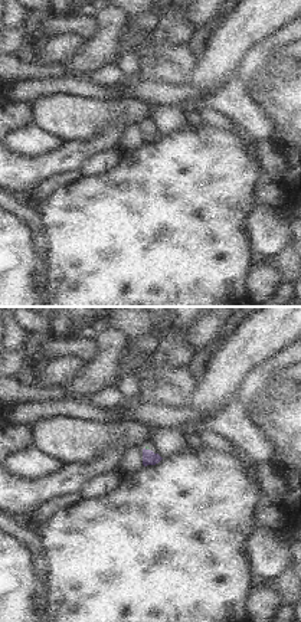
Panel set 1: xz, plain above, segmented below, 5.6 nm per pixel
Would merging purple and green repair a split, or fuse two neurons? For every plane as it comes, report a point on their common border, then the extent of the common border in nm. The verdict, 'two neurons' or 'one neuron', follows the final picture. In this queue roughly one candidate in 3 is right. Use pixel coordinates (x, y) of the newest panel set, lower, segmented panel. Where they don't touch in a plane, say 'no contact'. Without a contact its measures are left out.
meets purple at (147, 449); contact 30 nm long

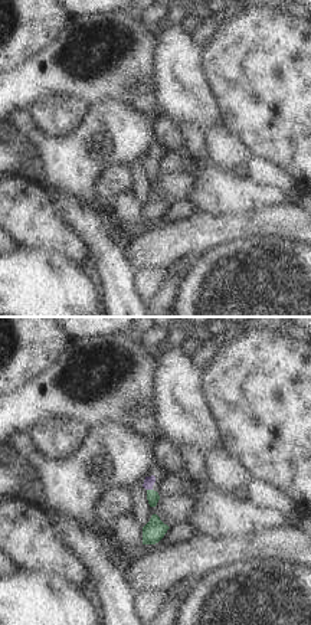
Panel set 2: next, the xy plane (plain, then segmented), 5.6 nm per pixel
meets purple at (150, 488); contact 30 nm long

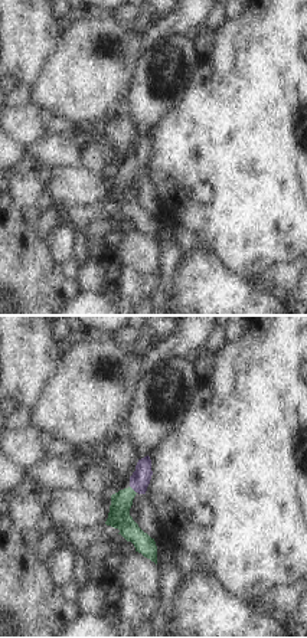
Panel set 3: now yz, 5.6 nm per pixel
meets purple at (133, 488); contact 60 nm long

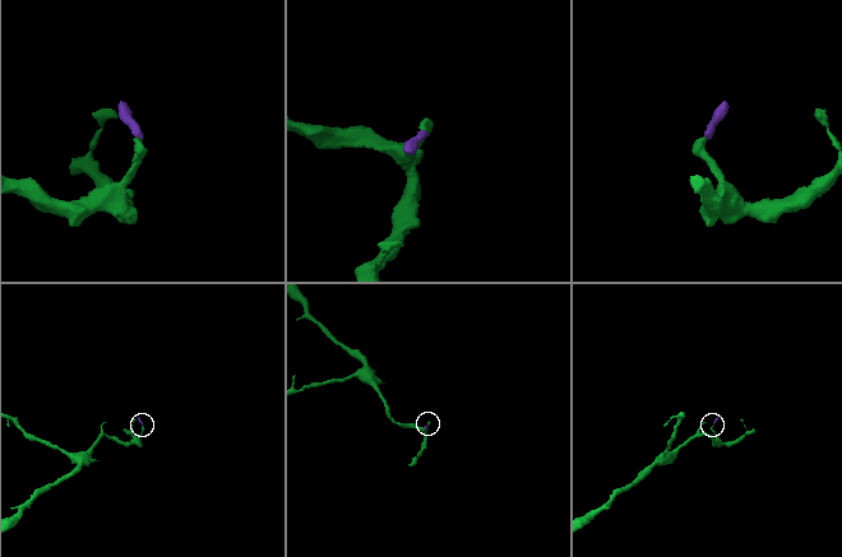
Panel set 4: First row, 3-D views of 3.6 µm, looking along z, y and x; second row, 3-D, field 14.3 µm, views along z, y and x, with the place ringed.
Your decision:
one neuron

